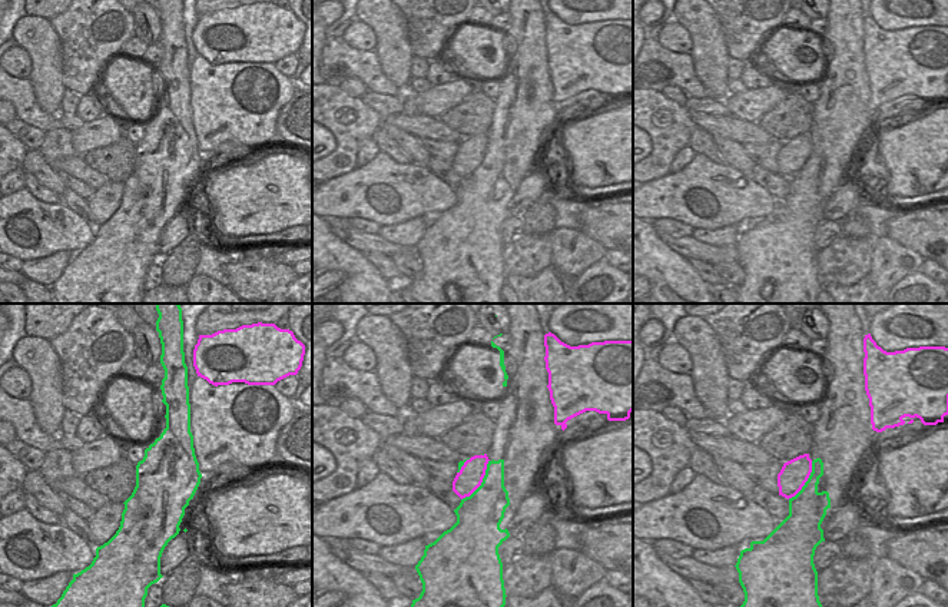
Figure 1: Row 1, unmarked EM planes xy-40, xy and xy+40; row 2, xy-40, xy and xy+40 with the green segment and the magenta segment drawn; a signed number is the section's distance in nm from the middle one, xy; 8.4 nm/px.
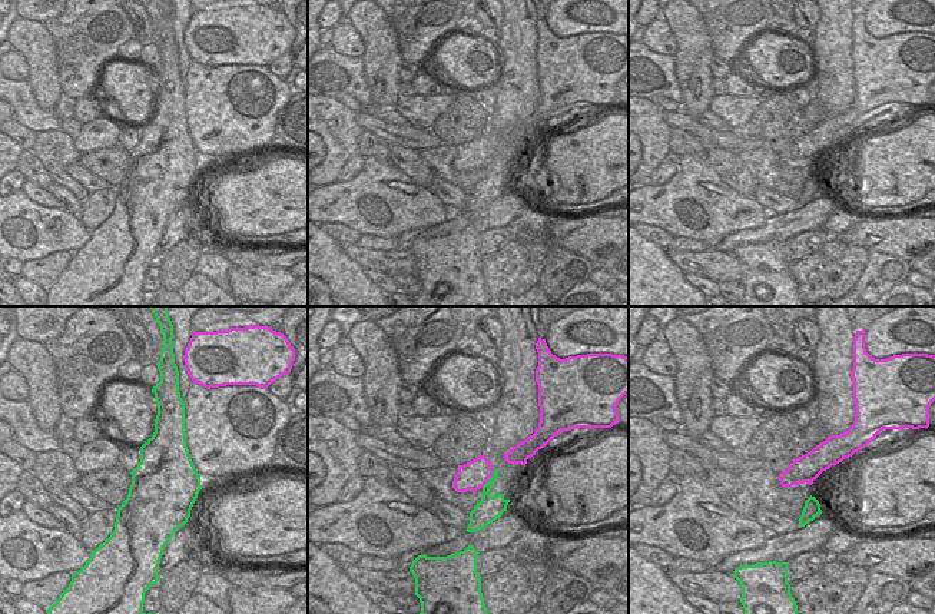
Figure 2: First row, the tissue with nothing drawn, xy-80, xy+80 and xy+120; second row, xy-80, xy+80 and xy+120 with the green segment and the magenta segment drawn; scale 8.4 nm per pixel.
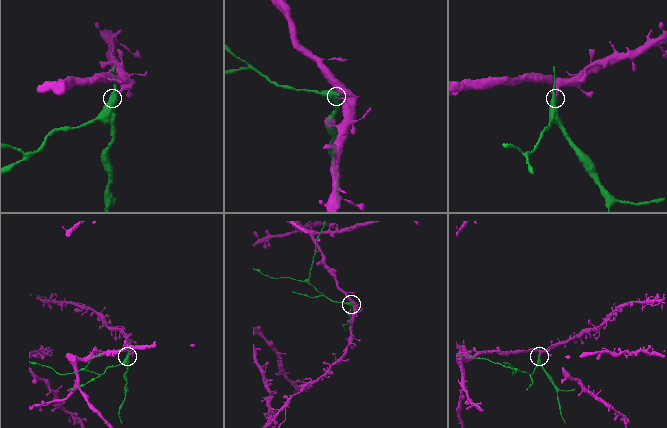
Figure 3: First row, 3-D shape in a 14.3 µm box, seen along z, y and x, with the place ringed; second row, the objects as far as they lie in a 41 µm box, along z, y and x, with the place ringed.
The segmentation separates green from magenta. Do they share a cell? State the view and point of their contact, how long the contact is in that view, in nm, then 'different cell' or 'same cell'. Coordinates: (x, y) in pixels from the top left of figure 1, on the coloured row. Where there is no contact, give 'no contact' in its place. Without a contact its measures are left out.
meets green in xy at (483, 481); contact 420 nm long; different cell

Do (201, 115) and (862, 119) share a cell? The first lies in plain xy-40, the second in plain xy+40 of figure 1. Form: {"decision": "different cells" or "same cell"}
{"decision": "different cells"}

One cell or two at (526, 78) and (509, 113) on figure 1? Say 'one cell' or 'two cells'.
one cell

